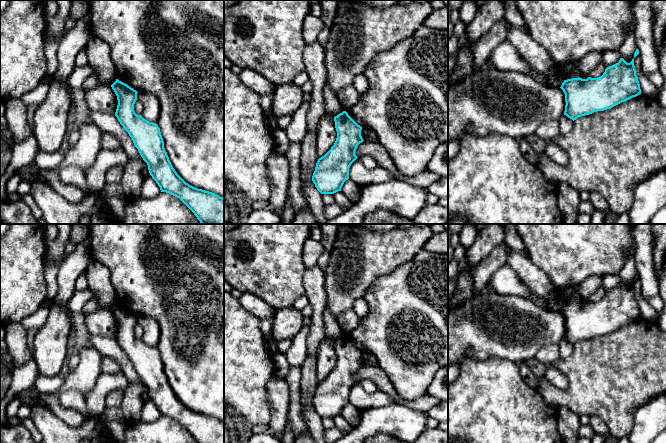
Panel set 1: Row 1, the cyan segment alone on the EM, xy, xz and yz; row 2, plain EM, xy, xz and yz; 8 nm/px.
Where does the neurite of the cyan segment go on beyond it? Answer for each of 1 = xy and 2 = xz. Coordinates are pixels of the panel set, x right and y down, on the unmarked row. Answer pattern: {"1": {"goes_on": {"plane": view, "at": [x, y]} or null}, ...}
{"1": {"goes_on": null}, "2": {"goes_on": null}}

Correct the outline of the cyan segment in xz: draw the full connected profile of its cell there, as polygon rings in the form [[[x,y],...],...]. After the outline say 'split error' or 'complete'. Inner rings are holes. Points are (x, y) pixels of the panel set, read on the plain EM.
[[[346,335],[334,341],[337,362],[331,373],[318,383],[312,405],[321,418],[334,418],[341,415],[346,404],[349,403],[349,392],[358,382],[355,375],[364,364],[361,360],[362,351],[358,349]]]; complete

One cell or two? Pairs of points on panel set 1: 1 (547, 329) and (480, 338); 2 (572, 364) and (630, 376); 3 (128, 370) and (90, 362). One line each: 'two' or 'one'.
1: one
2: one
3: two

